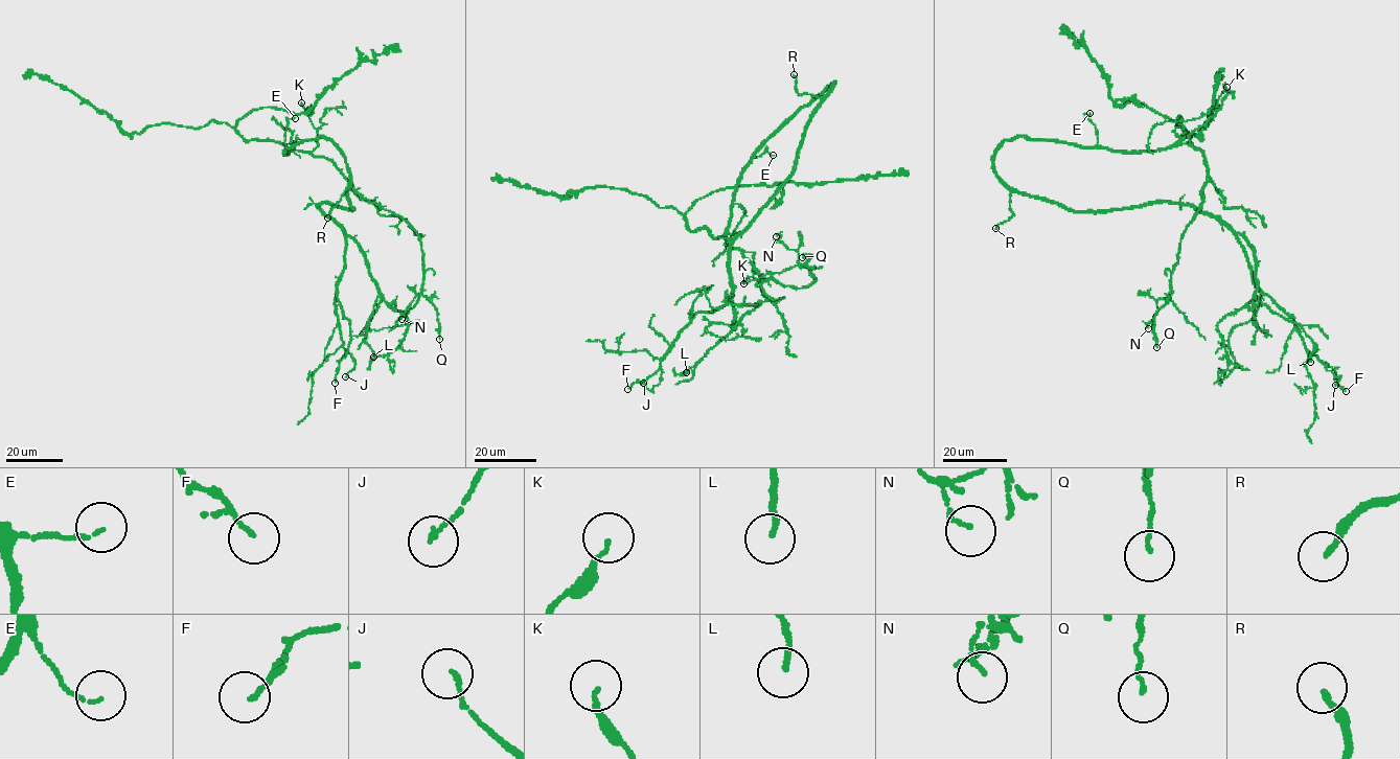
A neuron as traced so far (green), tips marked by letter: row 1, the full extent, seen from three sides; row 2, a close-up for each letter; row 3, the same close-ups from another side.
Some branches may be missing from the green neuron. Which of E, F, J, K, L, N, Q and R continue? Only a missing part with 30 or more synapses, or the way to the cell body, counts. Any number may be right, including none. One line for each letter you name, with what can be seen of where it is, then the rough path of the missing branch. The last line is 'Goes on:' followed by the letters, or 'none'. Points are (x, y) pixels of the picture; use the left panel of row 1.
R: Place: (327, 217). Course of what is missing: (327, 217), (314, 232), (294, 236), (256, 234), (258, 245), (248, 258), (252, 267)
Goes on: R

